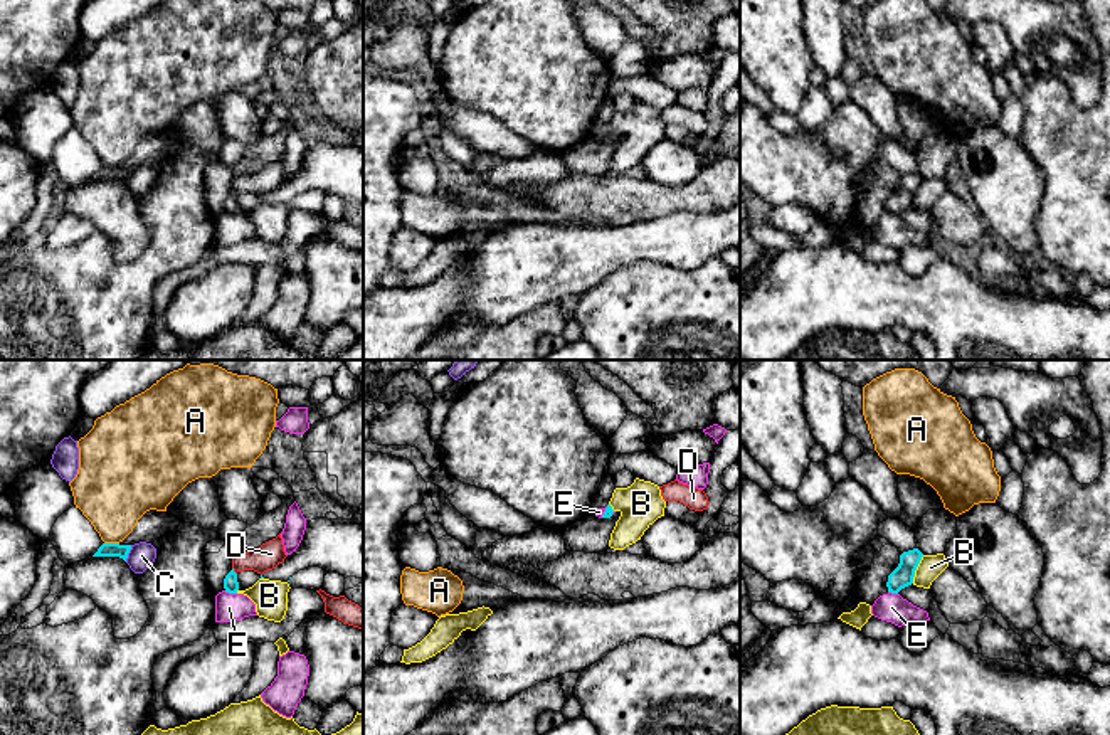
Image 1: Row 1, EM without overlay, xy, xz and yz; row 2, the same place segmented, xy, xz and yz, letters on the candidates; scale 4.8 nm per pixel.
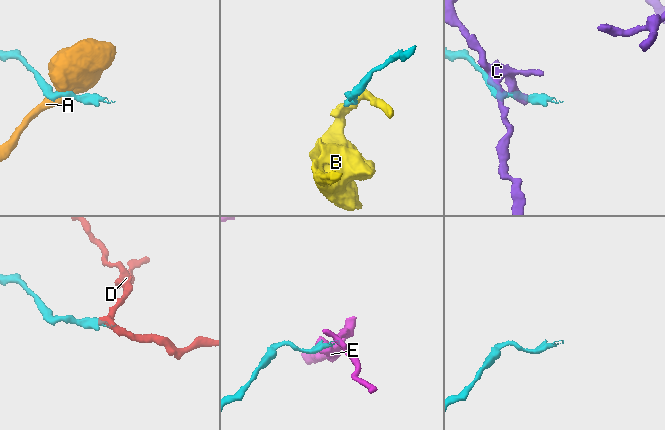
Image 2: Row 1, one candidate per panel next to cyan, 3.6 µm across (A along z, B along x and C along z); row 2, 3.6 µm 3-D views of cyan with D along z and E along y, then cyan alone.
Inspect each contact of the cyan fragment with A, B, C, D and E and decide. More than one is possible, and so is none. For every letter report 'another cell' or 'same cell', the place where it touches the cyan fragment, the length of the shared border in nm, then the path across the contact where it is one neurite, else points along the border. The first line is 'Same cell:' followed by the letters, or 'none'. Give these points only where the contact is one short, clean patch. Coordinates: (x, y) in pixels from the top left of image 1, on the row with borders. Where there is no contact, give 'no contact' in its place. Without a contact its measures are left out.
Same cell: none
A: another cell; meets cyan in xy at (111, 544); contact 70 nm long; border along xy (105, 542), (118, 544)
B: another cell; meets cyan in yz at (915, 569); contact 150 nm long; border along yz (924, 555), (912, 582)
C: another cell; meets cyan in xy at (128, 552); contact 90 nm long; border along xy (132, 545), (125, 560)
D: another cell; meets cyan in xy at (232, 571); contact 40 nm long; border along xy (232, 567), (236, 574)
E: another cell; meets cyan in xy at (231, 592); contact 70 nm long; border along xy (224, 591), (236, 594)

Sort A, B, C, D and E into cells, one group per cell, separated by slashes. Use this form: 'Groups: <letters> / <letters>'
Groups: A / B / C / D / E

